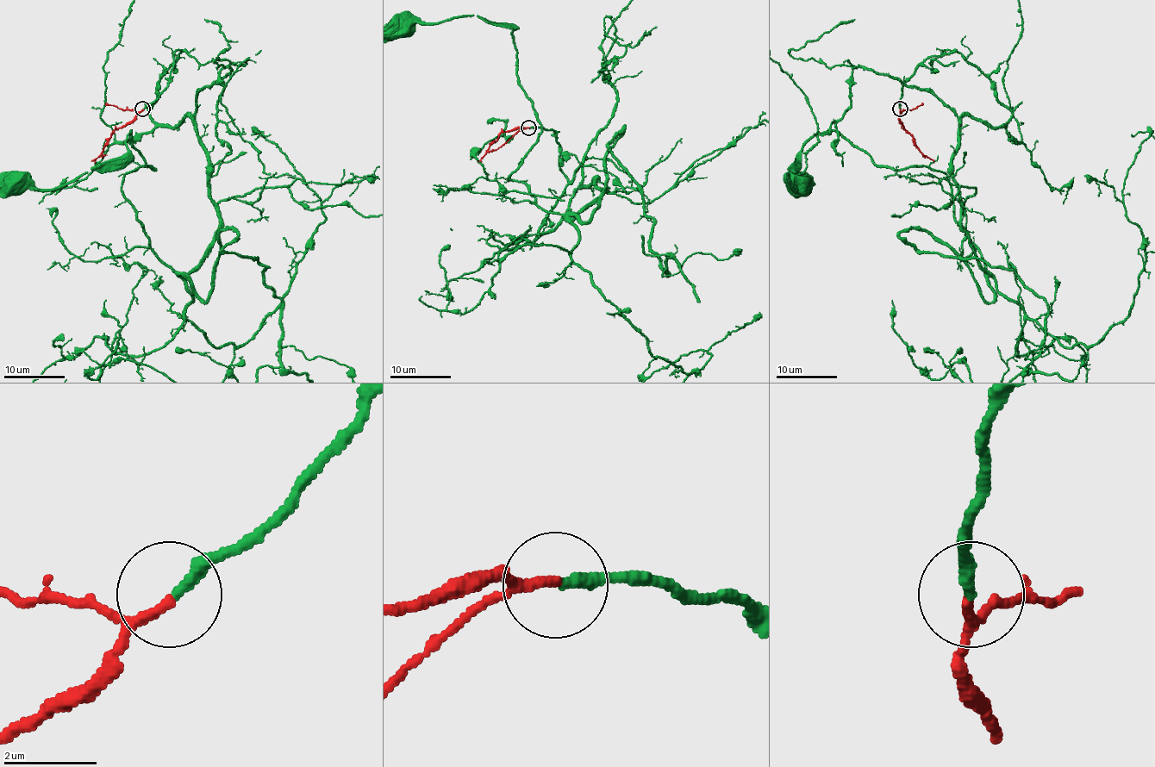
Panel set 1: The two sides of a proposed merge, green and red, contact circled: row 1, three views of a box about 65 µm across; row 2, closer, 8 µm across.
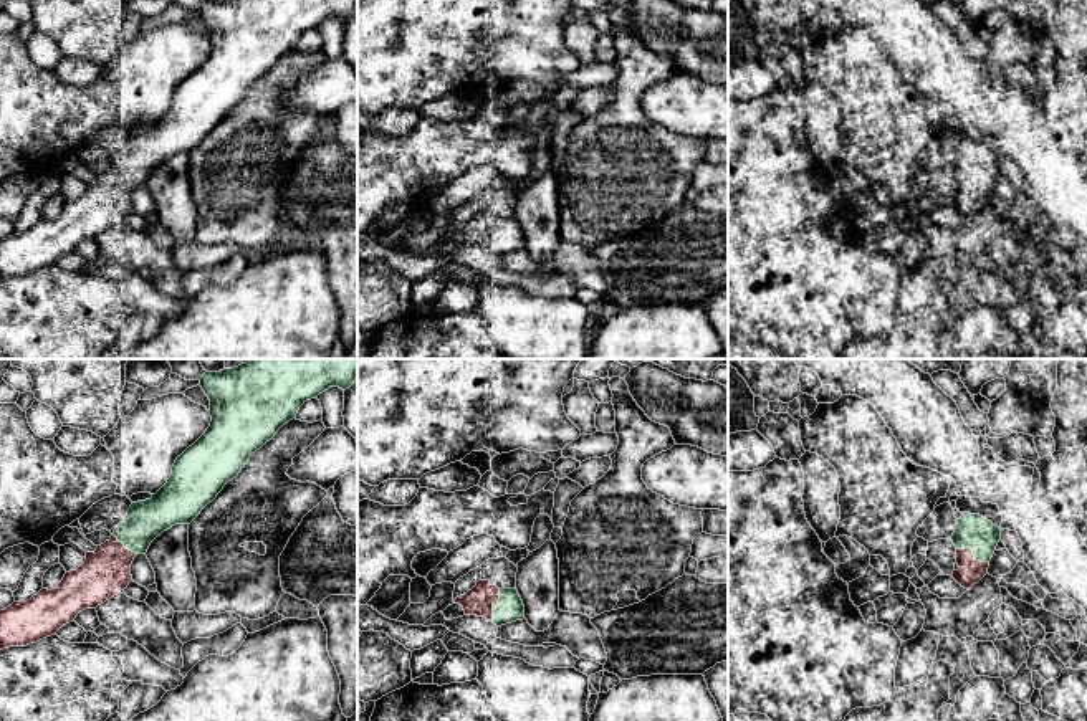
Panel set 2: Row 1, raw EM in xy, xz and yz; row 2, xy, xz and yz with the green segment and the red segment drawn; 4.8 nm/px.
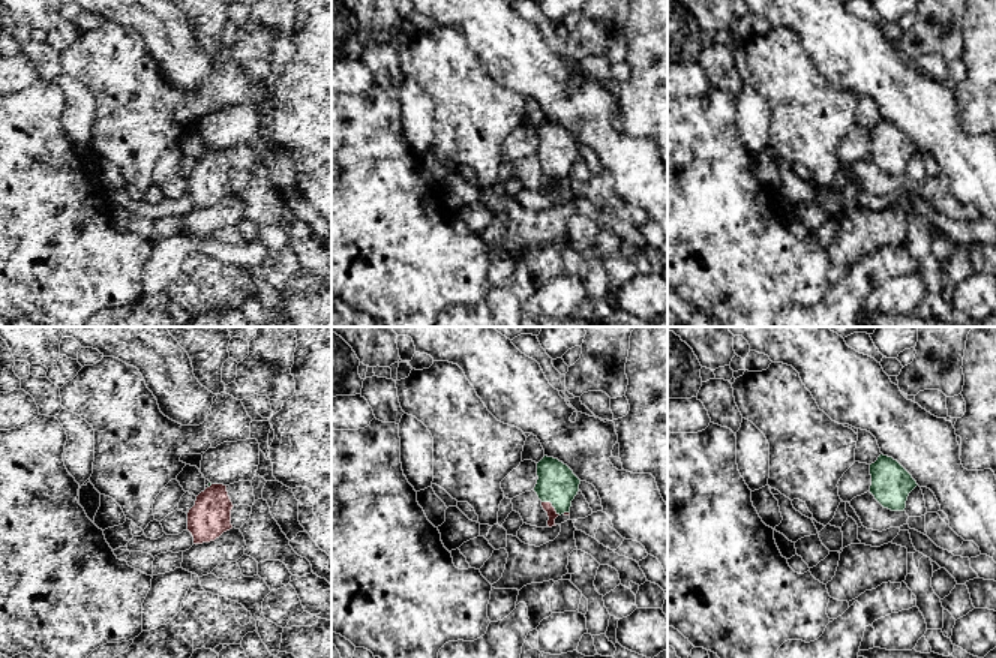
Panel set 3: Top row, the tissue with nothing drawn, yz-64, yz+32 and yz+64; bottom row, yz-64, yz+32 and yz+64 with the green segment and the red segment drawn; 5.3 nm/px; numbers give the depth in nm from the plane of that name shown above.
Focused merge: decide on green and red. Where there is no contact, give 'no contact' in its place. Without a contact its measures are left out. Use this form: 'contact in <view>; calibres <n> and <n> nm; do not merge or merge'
contact in yz; calibres 170 and 120 nm; merge

